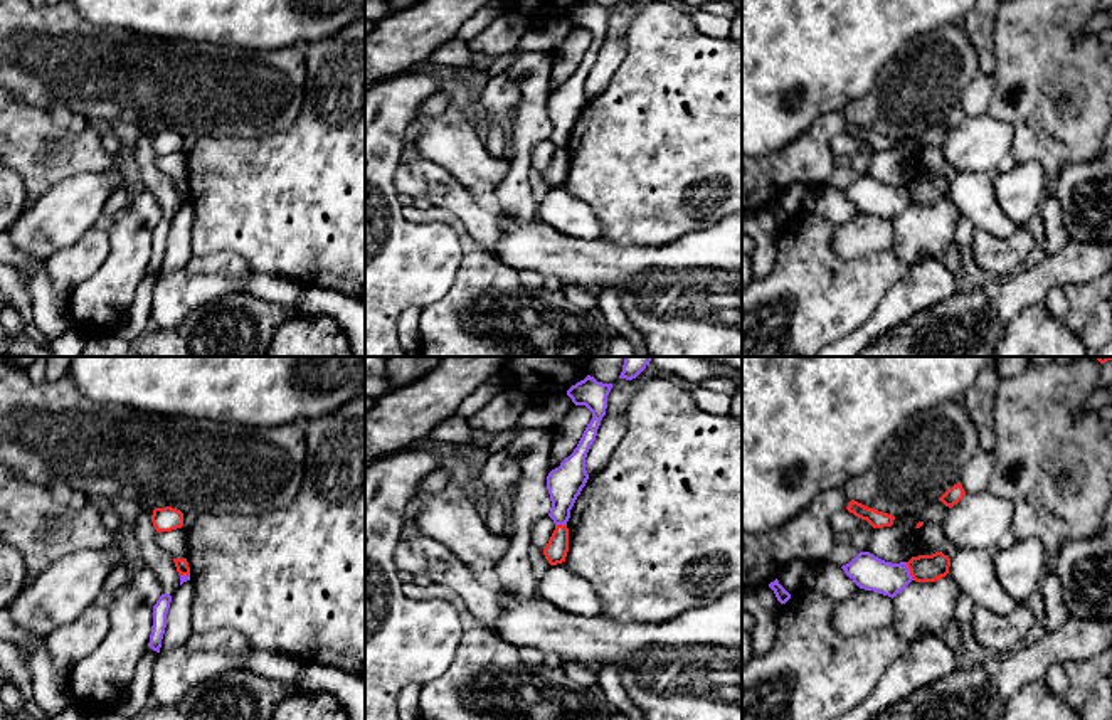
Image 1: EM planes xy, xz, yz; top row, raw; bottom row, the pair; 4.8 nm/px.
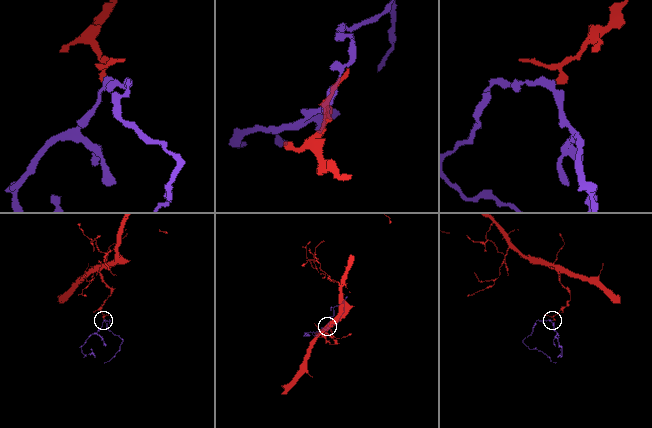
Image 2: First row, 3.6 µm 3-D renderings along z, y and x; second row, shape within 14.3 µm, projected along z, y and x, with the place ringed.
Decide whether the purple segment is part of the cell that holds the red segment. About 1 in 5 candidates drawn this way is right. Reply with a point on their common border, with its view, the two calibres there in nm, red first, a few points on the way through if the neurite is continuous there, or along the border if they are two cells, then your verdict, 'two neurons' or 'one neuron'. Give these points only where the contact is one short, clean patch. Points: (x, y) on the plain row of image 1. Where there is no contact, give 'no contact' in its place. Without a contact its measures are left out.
contact yz (909, 192); calibres 130 and 170 nm; border yz (905, 185), (912, 202); two neurons

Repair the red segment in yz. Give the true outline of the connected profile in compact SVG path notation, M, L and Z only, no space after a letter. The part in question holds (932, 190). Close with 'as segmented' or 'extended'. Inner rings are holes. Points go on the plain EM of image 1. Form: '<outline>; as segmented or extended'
M942 175L932 178L912 180L907 185L912 204L915 205L935 205L949 197L950 182Z; as segmented

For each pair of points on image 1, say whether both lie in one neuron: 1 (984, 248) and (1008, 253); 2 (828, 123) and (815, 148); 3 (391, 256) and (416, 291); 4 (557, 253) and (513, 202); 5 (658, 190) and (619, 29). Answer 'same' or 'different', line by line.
1: same
2: same
3: same
4: different
5: different

